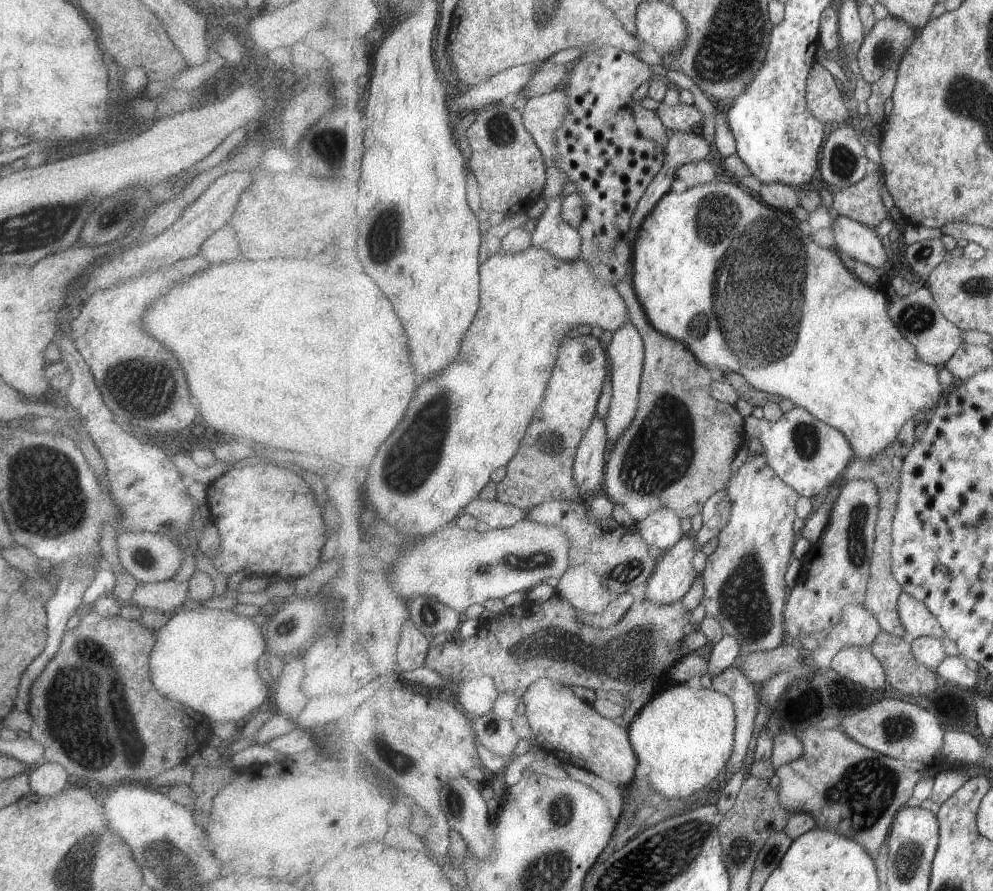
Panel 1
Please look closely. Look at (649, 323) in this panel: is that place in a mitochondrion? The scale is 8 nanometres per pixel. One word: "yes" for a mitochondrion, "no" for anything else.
no

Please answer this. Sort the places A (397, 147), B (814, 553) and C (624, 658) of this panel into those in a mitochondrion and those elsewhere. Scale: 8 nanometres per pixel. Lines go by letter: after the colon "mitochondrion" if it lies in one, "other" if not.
A: other
B: other
C: mitochondrion

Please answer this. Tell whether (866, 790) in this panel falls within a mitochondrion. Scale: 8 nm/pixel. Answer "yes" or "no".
yes

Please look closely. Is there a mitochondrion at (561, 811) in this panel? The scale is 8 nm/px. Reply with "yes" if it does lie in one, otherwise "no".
yes

